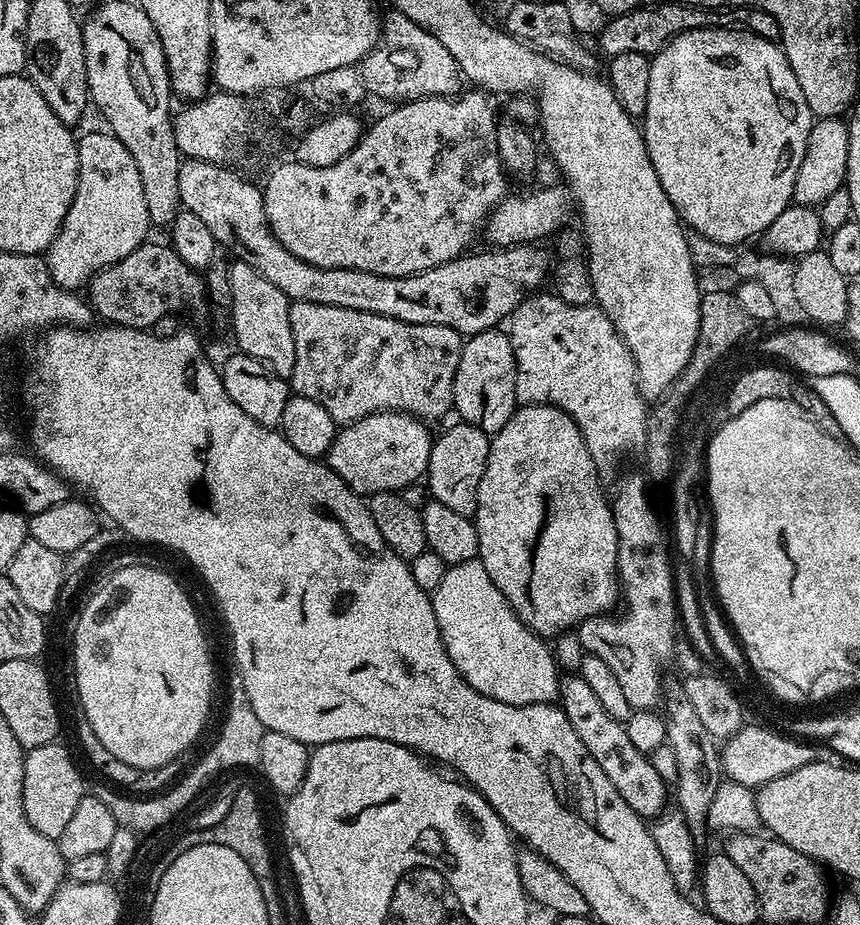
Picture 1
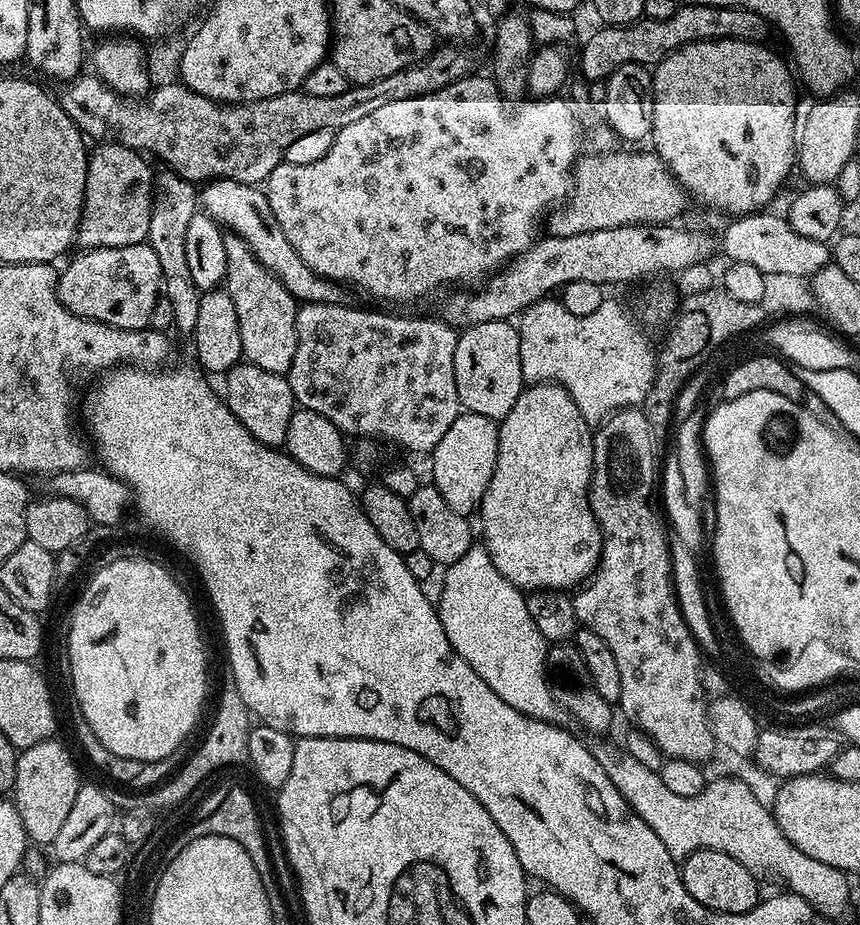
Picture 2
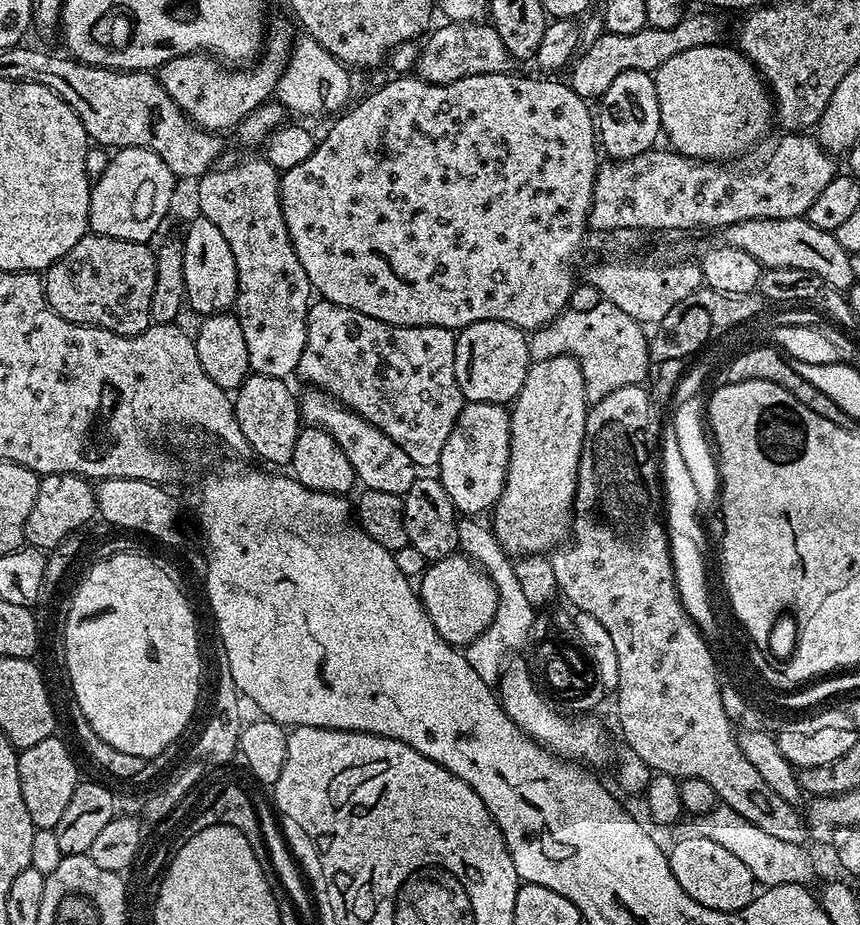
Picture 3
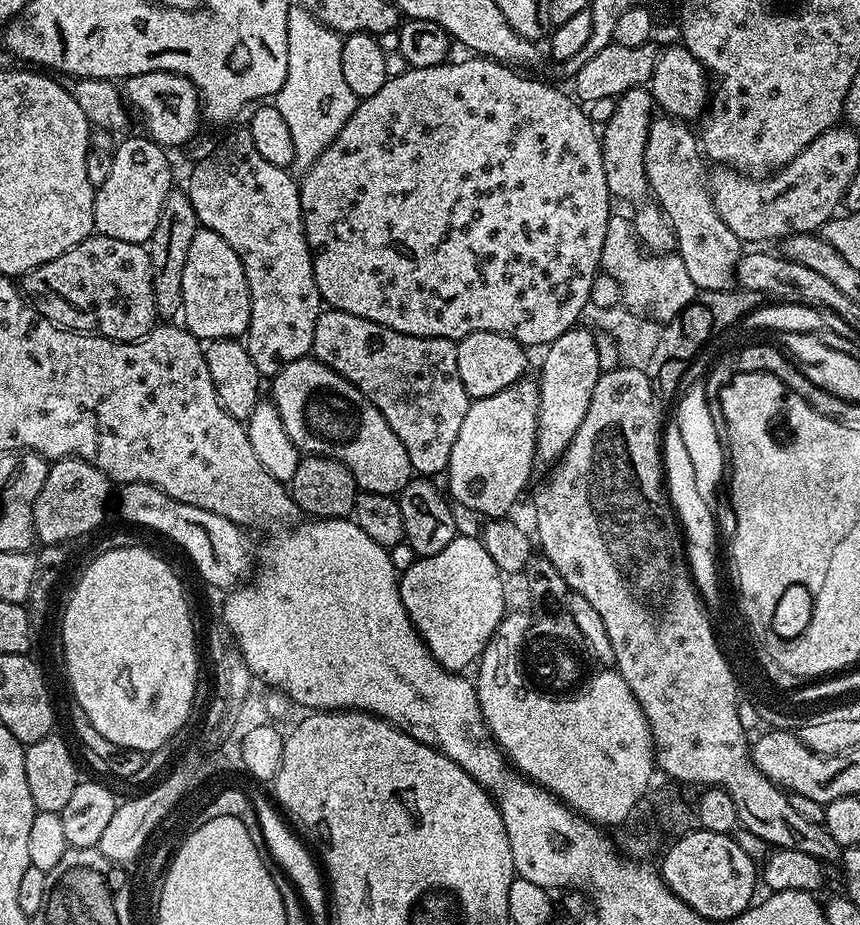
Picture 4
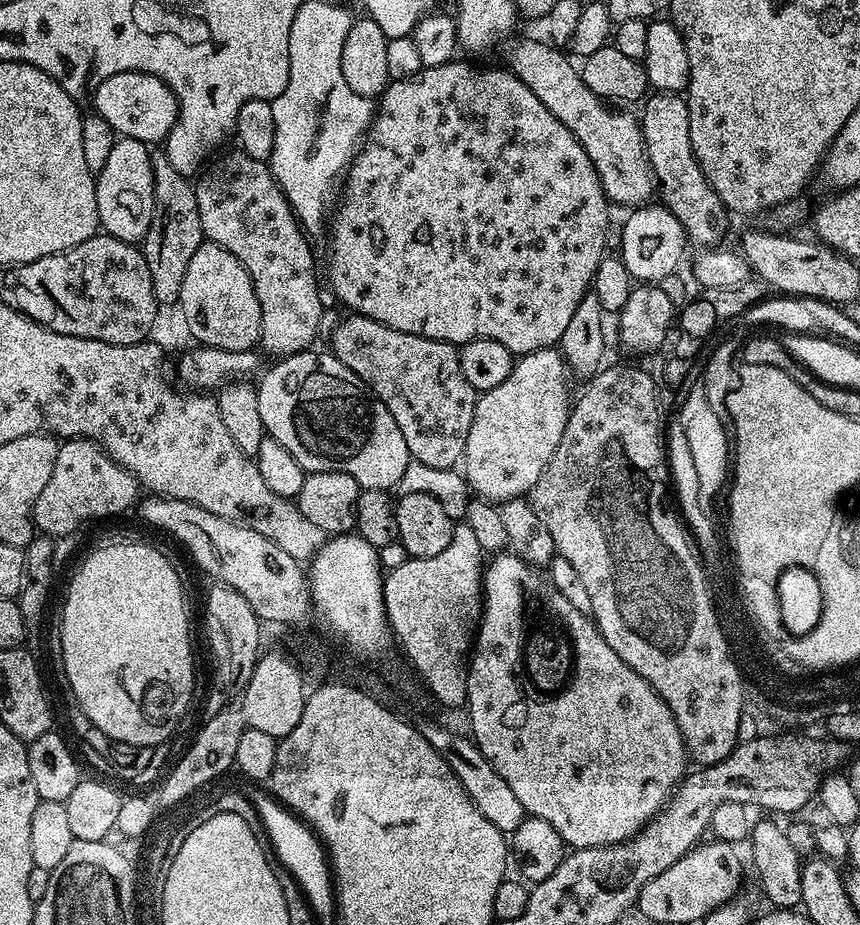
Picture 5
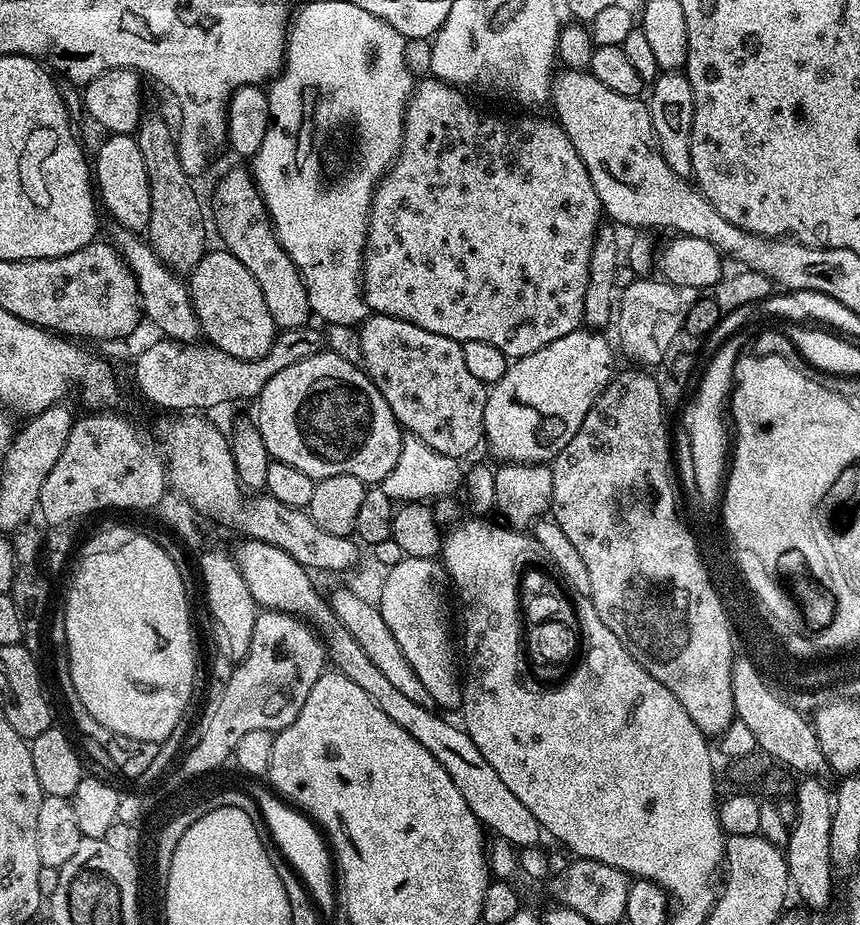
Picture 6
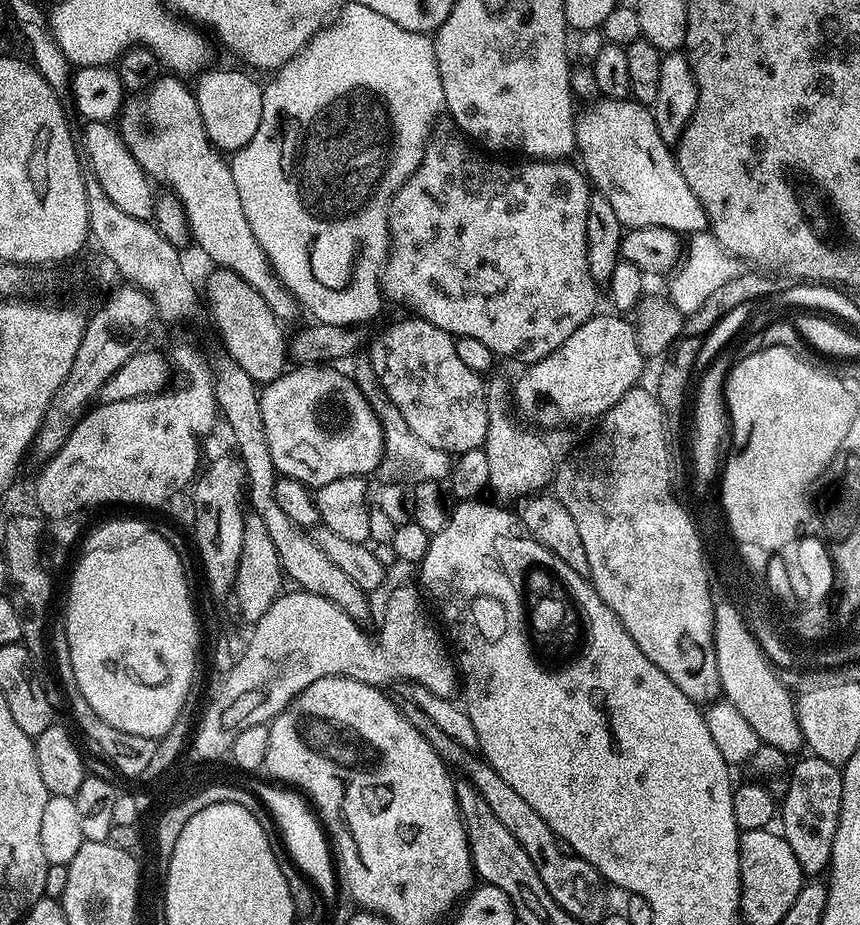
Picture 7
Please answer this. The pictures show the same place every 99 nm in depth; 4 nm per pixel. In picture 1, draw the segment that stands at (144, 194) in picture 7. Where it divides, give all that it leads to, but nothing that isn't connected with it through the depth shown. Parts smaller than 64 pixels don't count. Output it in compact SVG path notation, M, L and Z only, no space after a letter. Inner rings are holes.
M103 131L88 132L76 142L78 186L74 202L70 202L70 210L46 253L48 269L60 288L83 289L102 270L114 266L149 239L146 194L142 194L138 165L117 136Z

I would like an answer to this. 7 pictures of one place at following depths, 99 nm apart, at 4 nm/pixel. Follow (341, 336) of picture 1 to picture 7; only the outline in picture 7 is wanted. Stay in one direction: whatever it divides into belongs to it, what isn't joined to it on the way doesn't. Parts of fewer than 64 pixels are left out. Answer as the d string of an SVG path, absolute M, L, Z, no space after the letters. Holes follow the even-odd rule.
M407 318L392 324L370 344L370 359L378 382L389 398L406 418L410 430L429 446L449 454L461 454L475 448L483 449L488 425L488 394L483 375L469 370L458 359L456 340L449 332L438 330L430 322L419 318Z

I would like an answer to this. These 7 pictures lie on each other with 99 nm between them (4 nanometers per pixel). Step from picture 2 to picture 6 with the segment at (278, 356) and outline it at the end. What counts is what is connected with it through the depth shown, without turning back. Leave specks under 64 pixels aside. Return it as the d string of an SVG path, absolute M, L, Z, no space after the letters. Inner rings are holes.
M245 167L228 171L221 178L214 198L218 201L216 228L220 231L221 242L224 243L221 245L227 252L234 254L234 258L238 258L238 262L242 262L242 266L246 266L246 270L250 270L250 274L254 274L254 278L258 282L258 290L262 290L262 298L266 298L266 310L270 310L270 318L274 318L277 329L305 327L311 321L308 319L313 319L314 313L310 306L310 298L306 294L304 279L294 266L290 254L286 254L286 250L282 250L282 246L278 242L276 230L272 227L272 221L268 216L268 208L257 189L256 181L251 176L251 171Z

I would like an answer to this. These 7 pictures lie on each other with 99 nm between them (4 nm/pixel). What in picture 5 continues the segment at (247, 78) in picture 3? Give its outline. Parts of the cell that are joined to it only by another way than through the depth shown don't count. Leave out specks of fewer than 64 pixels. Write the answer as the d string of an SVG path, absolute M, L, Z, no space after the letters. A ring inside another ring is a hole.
M119 72L98 85L94 93L96 112L113 128L120 138L137 140L149 146L167 140L180 113L180 104L172 87L148 72Z

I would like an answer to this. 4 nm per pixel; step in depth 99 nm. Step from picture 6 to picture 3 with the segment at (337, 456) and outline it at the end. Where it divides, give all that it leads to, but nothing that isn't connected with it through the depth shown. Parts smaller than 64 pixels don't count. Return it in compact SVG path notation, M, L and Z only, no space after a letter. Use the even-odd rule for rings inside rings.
M309 387L304 391L308 392L301 391L298 396L301 421L309 428L326 430L326 434L330 434L334 442L342 446L346 458L350 458L350 466L354 466L357 481L364 488L386 490L386 494L403 497L404 492L410 490L410 486L414 486L418 478L417 466L410 462L406 450L402 450L398 442L382 434L378 426L366 422L366 418L362 418L321 388Z

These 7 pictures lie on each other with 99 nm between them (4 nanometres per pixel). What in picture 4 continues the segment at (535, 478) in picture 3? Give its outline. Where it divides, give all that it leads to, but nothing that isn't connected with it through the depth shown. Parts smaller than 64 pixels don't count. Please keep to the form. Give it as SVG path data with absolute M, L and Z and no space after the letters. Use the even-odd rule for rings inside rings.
M583 326L566 330L566 334L547 345L544 354L538 375L540 401L536 407L536 460L552 466L568 449L578 426L582 426L582 418L586 418L586 410L590 410L590 398L594 398L594 386L598 386L602 369L598 340Z

